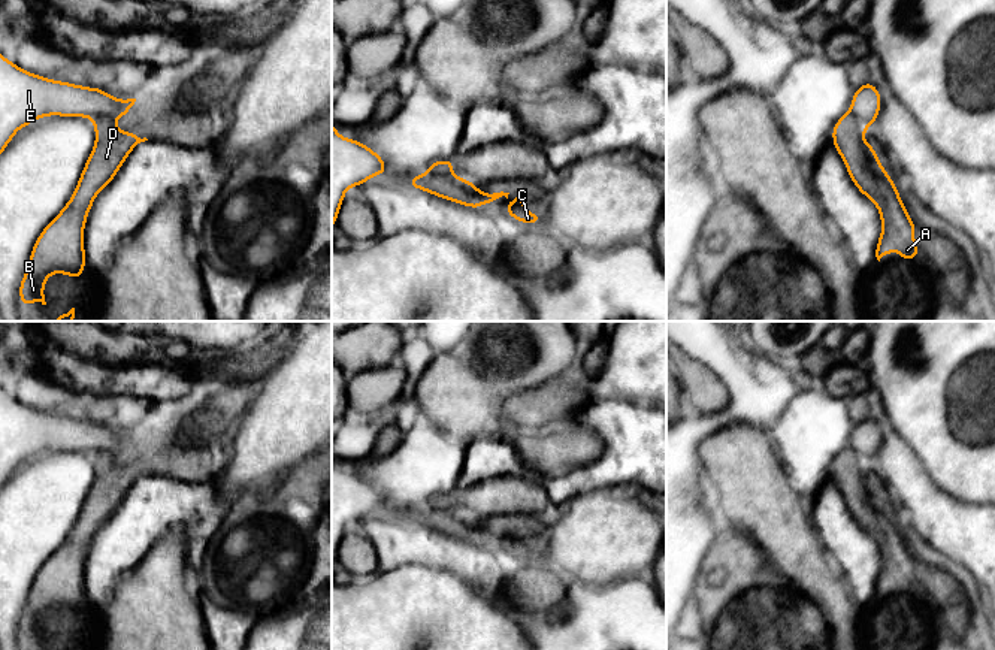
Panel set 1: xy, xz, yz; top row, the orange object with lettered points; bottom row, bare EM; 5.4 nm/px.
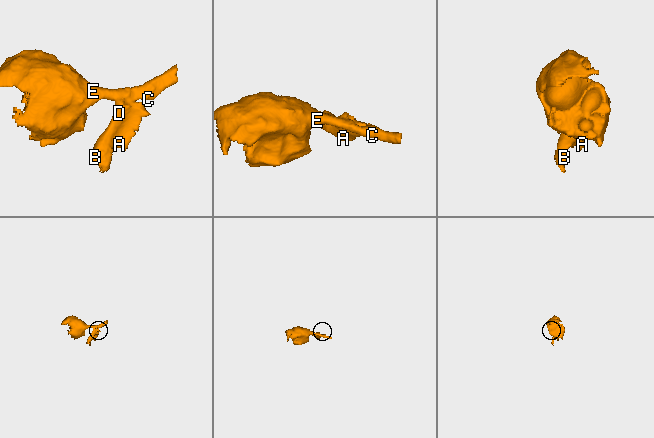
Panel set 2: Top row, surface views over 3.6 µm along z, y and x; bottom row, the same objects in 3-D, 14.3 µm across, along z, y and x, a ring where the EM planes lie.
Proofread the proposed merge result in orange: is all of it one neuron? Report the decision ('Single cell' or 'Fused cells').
Fused cells

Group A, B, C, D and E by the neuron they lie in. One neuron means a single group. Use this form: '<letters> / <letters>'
A B D / C E

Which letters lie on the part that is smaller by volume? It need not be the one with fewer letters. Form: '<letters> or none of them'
A, B, D

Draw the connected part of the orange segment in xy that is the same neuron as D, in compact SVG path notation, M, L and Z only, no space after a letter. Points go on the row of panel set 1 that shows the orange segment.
M108 117L93 121L96 142L78 185L67 205L43 229L33 247L25 275L19 285L19 297L24 306L34 303L36 300L46 305L43 287L46 284L46 278L52 273L66 273L67 276L75 276L78 279L82 276L84 264L87 263L84 250L84 227L93 206L93 200L114 179L131 149L140 142L148 140L146 137L140 139L136 133L120 130L114 124L117 120L118 117Z

